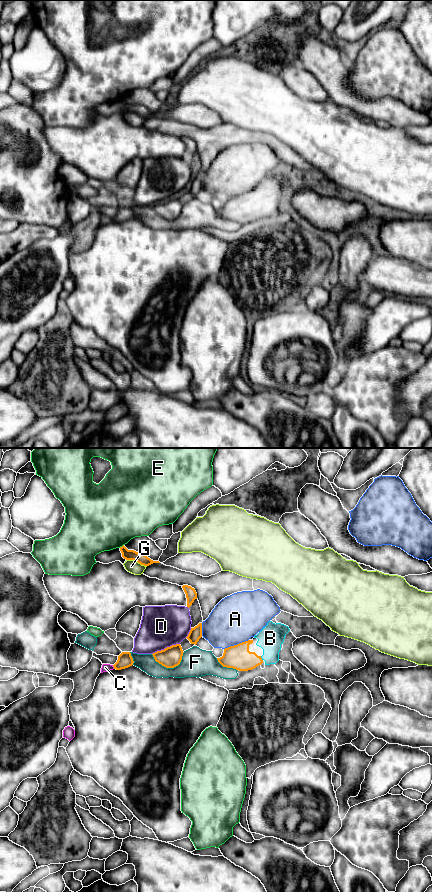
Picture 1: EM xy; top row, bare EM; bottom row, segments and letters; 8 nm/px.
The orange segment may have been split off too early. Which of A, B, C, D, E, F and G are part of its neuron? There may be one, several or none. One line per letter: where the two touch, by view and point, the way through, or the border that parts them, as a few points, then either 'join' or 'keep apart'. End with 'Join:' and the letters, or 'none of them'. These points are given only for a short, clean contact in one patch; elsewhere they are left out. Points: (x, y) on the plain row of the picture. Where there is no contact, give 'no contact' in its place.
A: contact xy (237, 196); keep apart
B: contact xy (261, 210); join
C: contact xy (113, 218); border xy (112, 217), (114, 220); keep apart
D: contact xy (165, 200); keep apart
E: contact xy (122, 98); keep apart
F: contact xy (169, 219); keep apart
G: contact xy (137, 113); keep apart
Join: B

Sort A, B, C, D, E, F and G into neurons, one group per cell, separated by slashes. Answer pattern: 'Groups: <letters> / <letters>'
Groups: A / B / C / D / E / F / G

